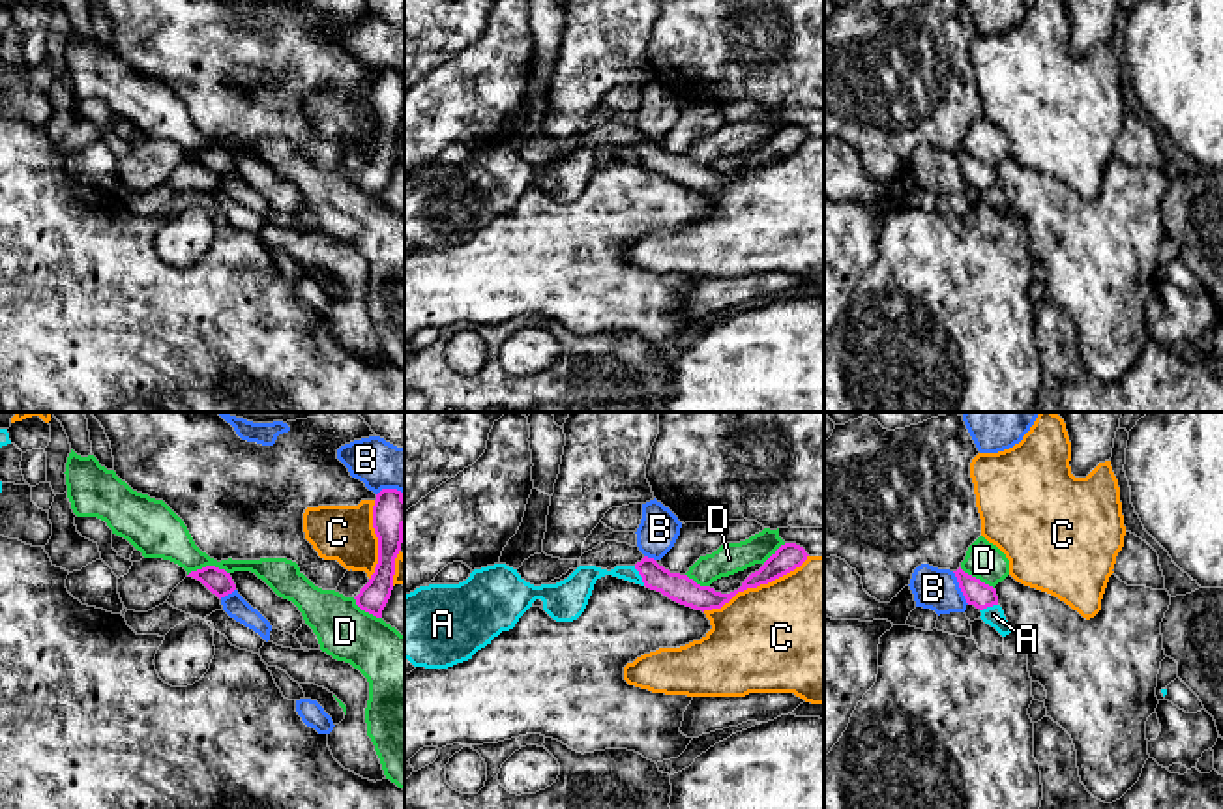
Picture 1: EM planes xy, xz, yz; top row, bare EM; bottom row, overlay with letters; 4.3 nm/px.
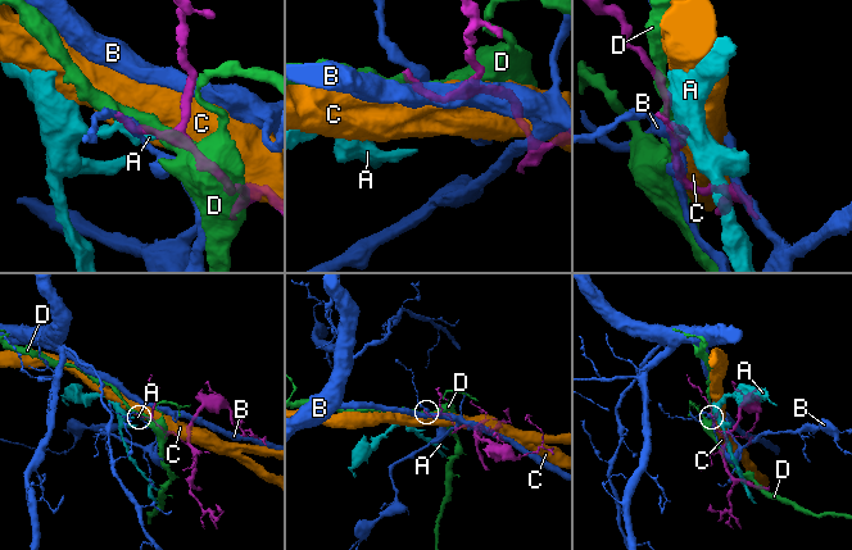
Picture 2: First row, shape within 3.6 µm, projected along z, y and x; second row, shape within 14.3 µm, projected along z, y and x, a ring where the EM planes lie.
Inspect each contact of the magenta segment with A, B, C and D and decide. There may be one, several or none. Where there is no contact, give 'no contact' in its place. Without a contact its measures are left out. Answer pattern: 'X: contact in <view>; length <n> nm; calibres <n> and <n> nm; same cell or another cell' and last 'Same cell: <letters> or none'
A: contact in xz; length 100 nm; calibres 120 and 110 nm; another cell
B: contact in yz; length 160 nm; calibres 110 and 180 nm; another cell
C: contact in xz; length 500 nm; calibres 120 and 480 nm; another cell
D: contact in xy; length 180 nm; calibres 110 and 200 nm; another cell
Same cell: none

